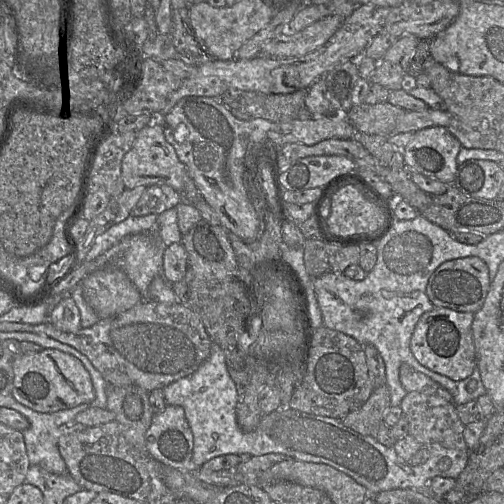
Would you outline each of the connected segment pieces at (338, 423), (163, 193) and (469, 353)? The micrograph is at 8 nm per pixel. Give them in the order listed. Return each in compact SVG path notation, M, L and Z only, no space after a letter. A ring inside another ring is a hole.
M213 342L210 355L200 367L192 374L164 387L163 392L167 405L179 405L185 410L187 421L193 433L192 459L198 466L202 466L214 457L227 454L249 454L251 456L262 456L270 453L282 454L299 461L327 464L350 476L366 488L369 496L374 496L382 491L392 489L410 488L423 491L429 488L431 479L436 476L457 479L466 467L469 457L469 449L446 448L434 443L427 446L429 458L425 463L417 466L411 465L401 459L393 447L380 444L373 436L361 435L345 426L342 420L304 413L291 407L278 408L269 414L262 415L257 427L253 431L245 432L239 427L236 418L236 385L228 373L223 350Z
M154 184L146 187L145 192L131 211L131 216L146 216L160 213L176 207L180 203L179 193L166 184Z
M433 308L425 312L413 331L410 349L416 360L433 372L455 381L469 377L476 368L475 346L472 334L474 313L449 308Z

